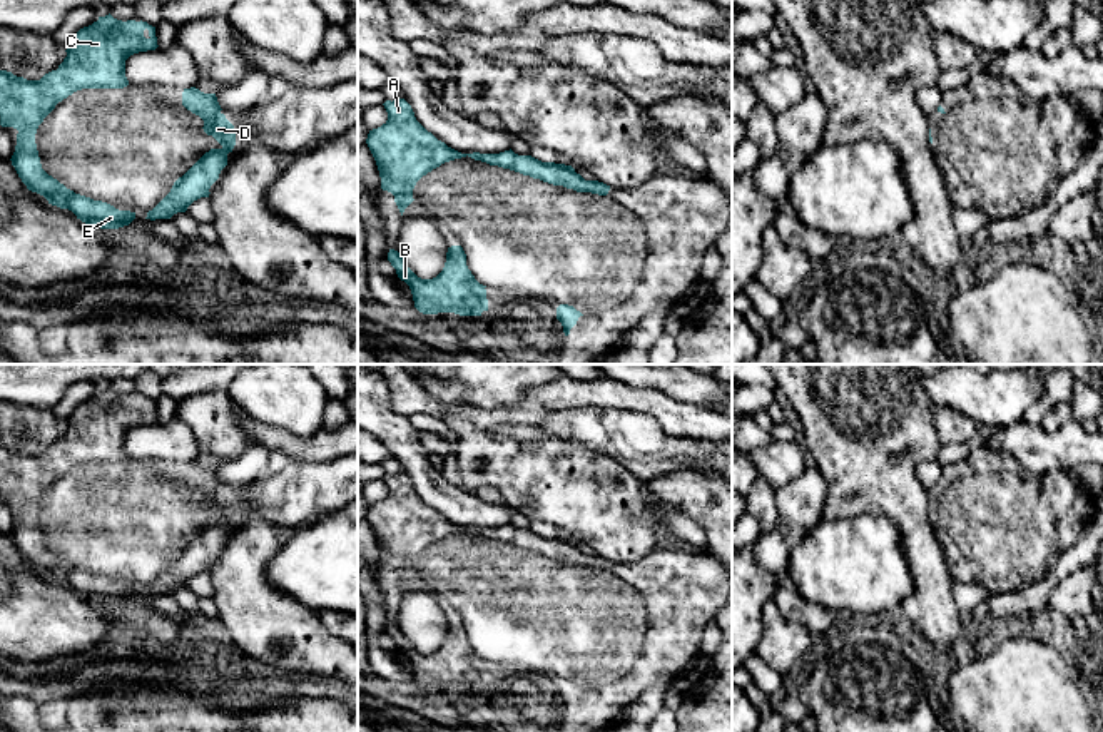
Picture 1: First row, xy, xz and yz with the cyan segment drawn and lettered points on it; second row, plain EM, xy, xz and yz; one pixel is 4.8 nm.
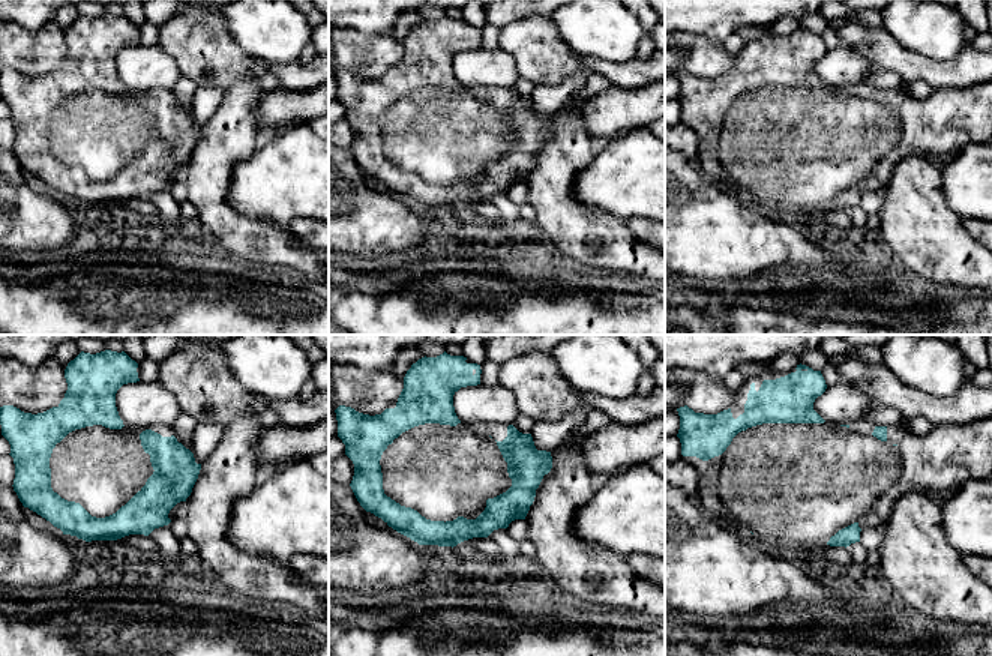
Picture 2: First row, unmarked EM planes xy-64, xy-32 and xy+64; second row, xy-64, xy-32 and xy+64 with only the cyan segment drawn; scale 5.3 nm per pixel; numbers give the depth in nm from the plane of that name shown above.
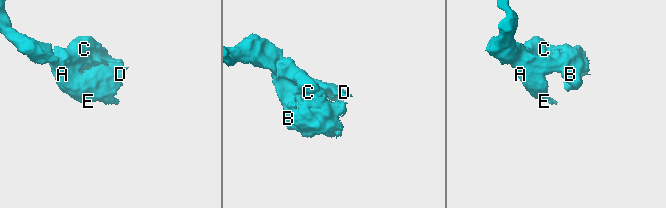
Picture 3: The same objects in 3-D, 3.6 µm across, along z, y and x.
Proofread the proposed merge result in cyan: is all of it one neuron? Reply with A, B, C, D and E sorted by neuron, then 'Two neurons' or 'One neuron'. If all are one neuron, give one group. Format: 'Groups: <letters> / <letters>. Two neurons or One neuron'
Groups: A B C D E. One neuron

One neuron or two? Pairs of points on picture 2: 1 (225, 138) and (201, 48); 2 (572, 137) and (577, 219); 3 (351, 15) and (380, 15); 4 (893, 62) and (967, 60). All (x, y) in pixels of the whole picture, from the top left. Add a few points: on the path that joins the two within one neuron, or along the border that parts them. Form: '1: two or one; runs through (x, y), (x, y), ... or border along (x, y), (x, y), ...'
1: one; runs through (233, 116), (233, 80), (224, 71)
2: one; runs through (563, 158), (563, 198)
3: one; runs through (359, 15), (372, 15)
4: one; runs through (911, 66), (949, 69)

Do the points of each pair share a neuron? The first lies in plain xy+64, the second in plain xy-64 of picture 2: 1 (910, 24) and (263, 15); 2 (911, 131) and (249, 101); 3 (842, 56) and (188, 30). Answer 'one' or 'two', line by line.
1: one
2: two
3: two

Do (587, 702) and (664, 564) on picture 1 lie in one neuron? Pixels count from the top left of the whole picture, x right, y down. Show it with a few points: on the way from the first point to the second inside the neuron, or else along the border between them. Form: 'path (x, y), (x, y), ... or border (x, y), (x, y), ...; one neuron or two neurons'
path (629, 687), (664, 652), (664, 605); one neuron

